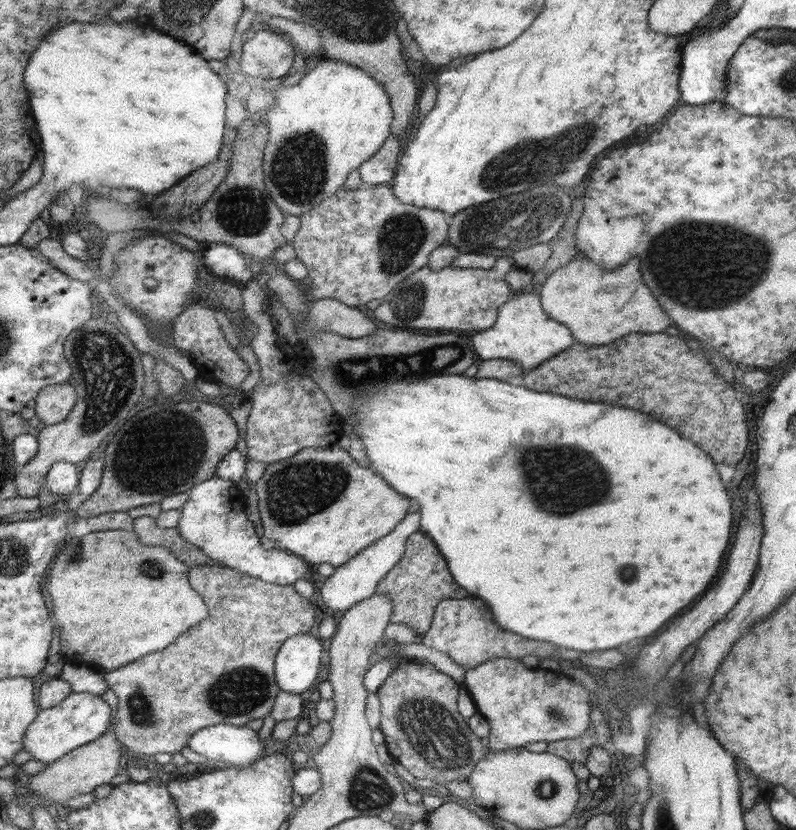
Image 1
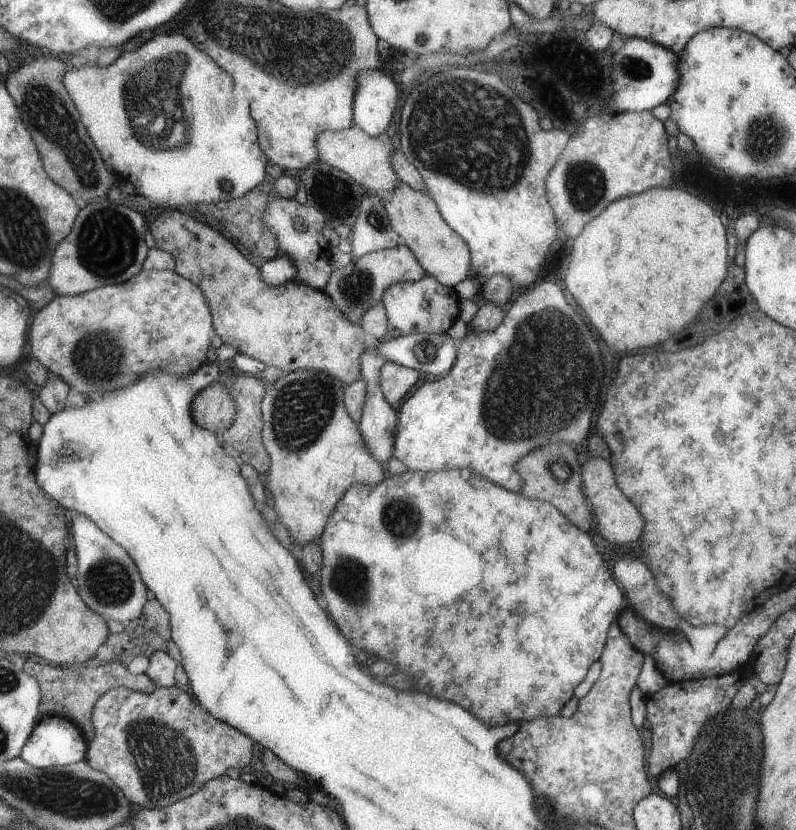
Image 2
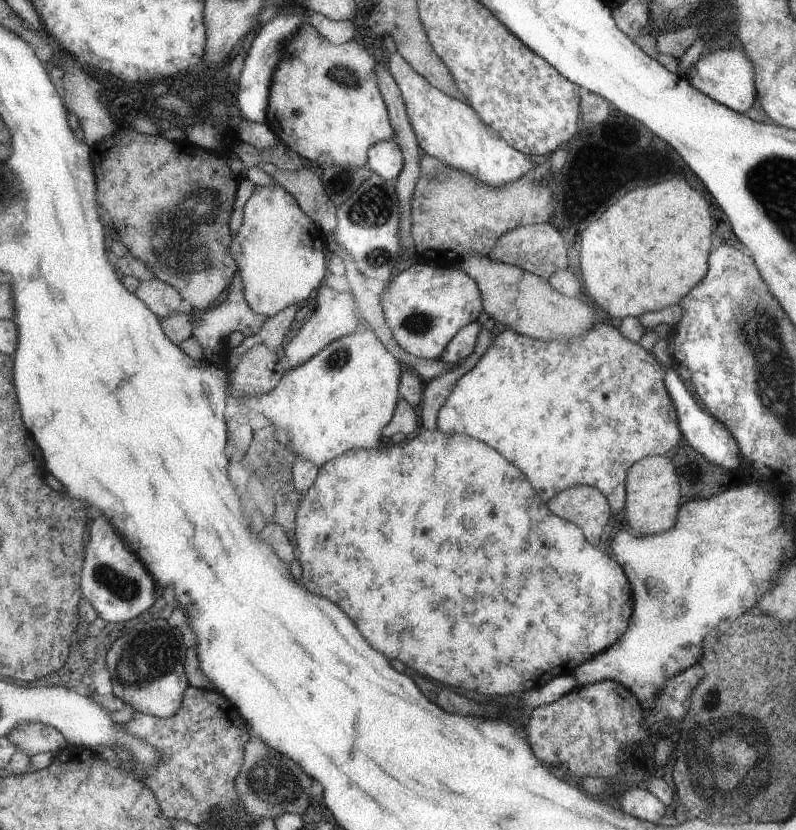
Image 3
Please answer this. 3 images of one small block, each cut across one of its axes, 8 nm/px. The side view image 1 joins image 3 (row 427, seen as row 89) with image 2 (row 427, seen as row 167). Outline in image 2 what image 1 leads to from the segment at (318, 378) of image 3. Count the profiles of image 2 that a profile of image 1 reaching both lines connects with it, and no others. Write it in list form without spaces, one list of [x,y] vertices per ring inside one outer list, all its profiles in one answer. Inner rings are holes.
[[[297,369],[289,373],[283,372],[265,390],[259,404],[262,417],[260,436],[270,459],[266,490],[273,499],[272,508],[278,521],[289,531],[292,545],[303,546],[305,543],[319,542],[329,514],[351,484],[376,486],[387,477],[385,465],[368,452],[361,440],[362,432],[359,432],[357,424],[349,418],[349,414],[345,414],[343,388],[346,386],[341,380],[328,376],[325,372]]]

